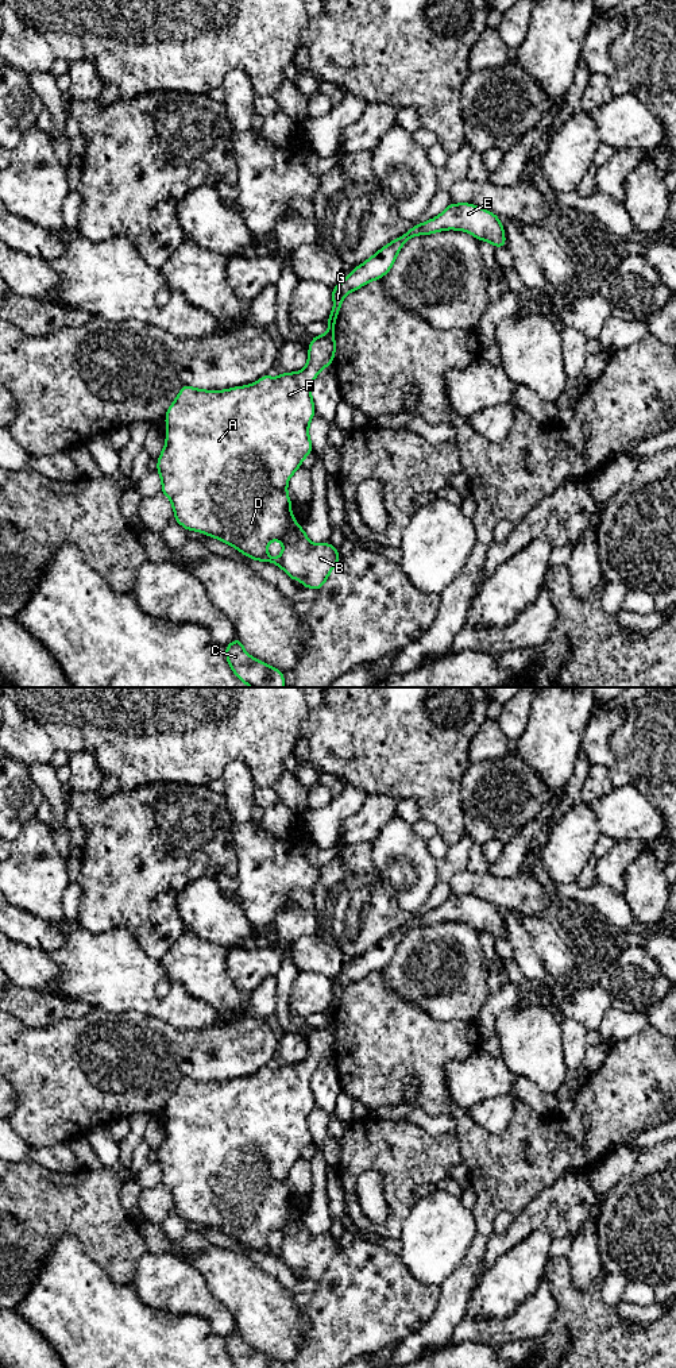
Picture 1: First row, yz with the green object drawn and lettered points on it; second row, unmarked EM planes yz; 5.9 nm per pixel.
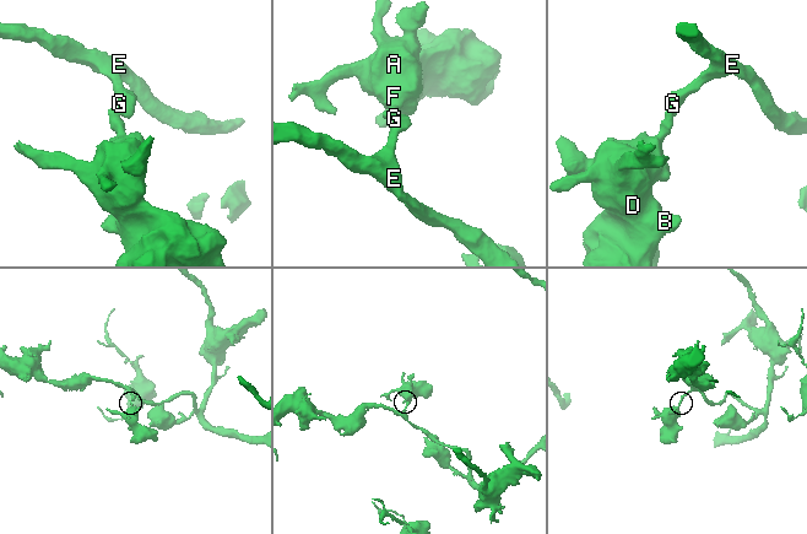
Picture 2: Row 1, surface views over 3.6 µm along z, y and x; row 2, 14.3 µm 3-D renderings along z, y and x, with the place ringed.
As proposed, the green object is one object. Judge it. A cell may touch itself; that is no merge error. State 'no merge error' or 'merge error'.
merge error

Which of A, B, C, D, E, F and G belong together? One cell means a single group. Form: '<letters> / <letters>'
A B C D F / E G

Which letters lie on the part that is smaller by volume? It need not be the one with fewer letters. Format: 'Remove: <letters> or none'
Remove: A, B, C, D, F

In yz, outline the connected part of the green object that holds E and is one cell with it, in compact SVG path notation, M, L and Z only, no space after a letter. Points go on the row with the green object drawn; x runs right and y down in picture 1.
M451 203L437 217L412 227L401 238L383 246L362 265L358 265L337 286L332 289L333 308L329 317L337 320L343 298L387 274L401 250L413 236L429 235L445 230L466 231L478 240L487 240L494 247L506 247L505 230L497 215L478 205Z

